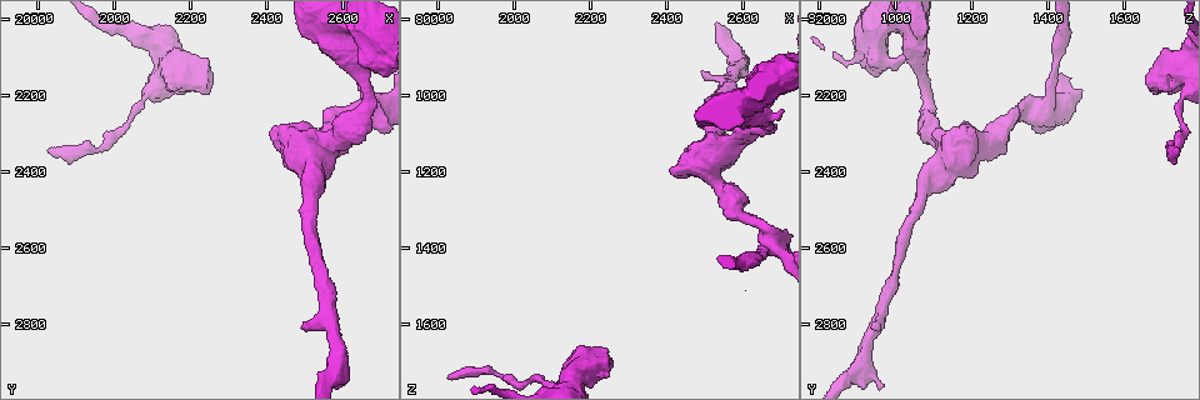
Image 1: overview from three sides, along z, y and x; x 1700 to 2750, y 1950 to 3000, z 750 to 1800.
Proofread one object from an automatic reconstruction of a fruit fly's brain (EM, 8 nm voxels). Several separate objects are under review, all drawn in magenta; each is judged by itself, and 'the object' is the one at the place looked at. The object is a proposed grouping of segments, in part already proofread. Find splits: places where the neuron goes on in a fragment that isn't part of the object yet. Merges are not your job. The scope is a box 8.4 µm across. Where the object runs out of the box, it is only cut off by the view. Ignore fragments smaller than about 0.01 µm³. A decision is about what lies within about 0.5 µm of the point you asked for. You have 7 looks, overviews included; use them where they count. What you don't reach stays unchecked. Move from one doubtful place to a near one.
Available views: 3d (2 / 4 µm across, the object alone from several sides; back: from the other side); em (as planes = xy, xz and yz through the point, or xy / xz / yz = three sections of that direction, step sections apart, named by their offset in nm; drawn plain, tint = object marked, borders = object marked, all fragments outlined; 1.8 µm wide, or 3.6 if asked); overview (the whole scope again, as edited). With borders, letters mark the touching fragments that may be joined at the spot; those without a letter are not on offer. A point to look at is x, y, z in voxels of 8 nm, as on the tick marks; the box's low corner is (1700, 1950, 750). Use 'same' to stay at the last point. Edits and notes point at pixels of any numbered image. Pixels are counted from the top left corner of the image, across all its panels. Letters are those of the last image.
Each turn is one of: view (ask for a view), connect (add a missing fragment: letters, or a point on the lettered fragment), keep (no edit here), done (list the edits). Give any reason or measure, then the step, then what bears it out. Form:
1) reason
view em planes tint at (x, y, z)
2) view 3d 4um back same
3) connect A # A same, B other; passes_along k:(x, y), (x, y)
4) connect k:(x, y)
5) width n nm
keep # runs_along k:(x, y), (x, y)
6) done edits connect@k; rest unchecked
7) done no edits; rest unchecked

end of a long branch
view em planes borders at (1825, 2345, 1750)

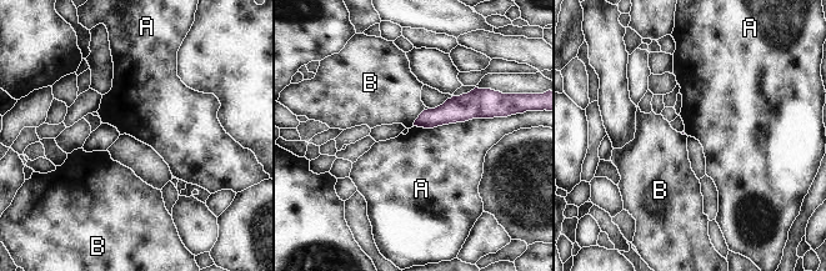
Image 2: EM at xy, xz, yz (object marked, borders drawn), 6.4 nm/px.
longest_contact A 550 nm
keep # A other, B other; no lettered fragment goes on from it

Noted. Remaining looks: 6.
a narrow waist
view em planes borders at (2040, 2270, 1740)

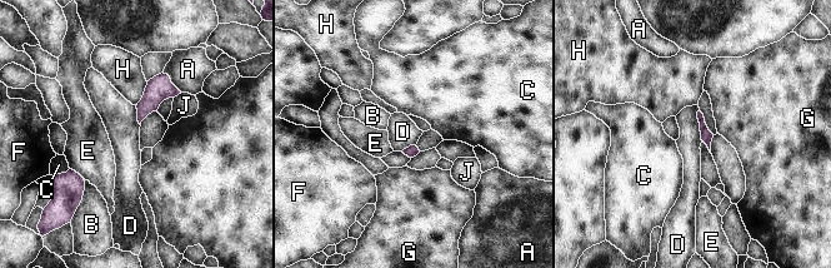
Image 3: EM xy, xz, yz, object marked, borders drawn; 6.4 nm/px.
width 60 nm
keep # A other, B other, C other, D other, E other, F other, G other, H other, J other; border 3:(699, 109), (702, 140); none of them fits

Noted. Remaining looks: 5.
free end
view 3d 2um at (2490, 2815, 945)

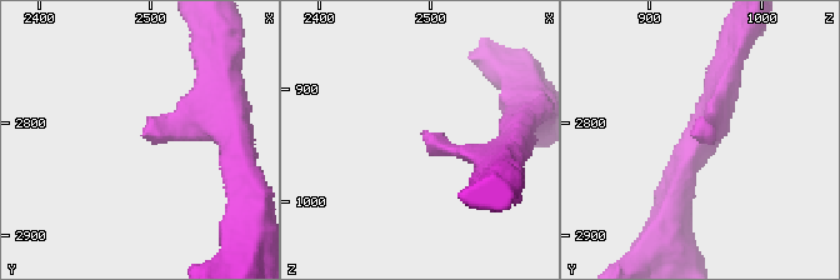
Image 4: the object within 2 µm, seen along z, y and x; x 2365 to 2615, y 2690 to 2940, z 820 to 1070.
view em planes tint at (2494, 2810, 936)

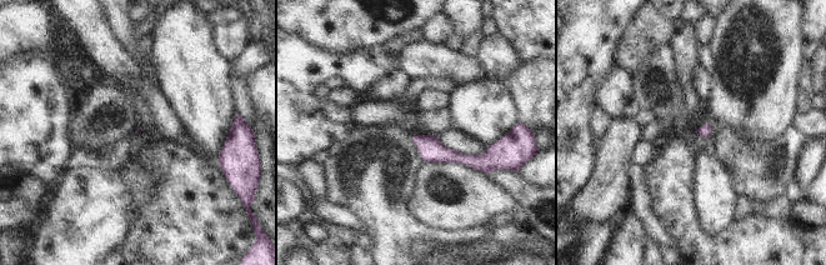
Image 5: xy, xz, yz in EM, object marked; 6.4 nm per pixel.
view em planes borders same

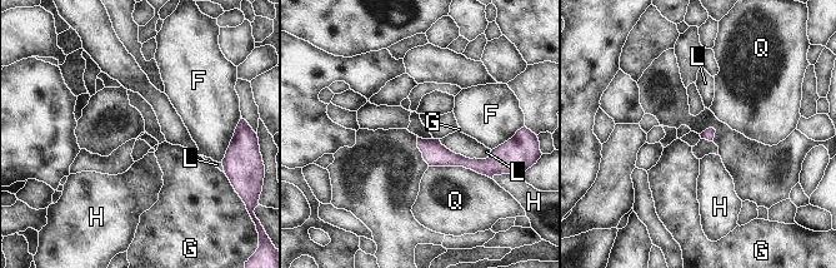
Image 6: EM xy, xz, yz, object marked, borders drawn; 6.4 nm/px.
keep # F other, G other, H other, L other, Q other; runs_along 6:(420, 142), (450, 159), (491, 159); none of them fits

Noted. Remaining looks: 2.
done no edits; rest unchecked

